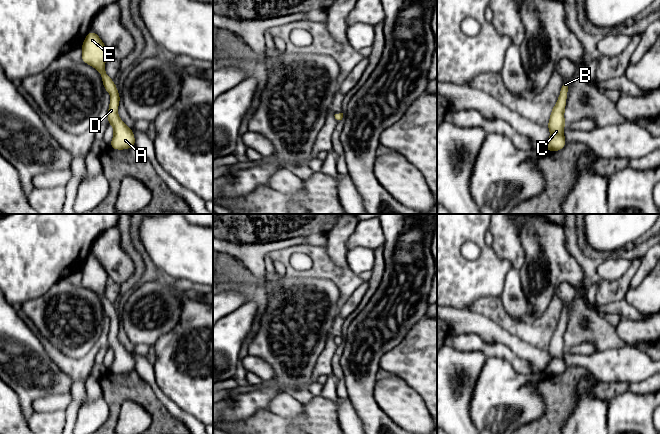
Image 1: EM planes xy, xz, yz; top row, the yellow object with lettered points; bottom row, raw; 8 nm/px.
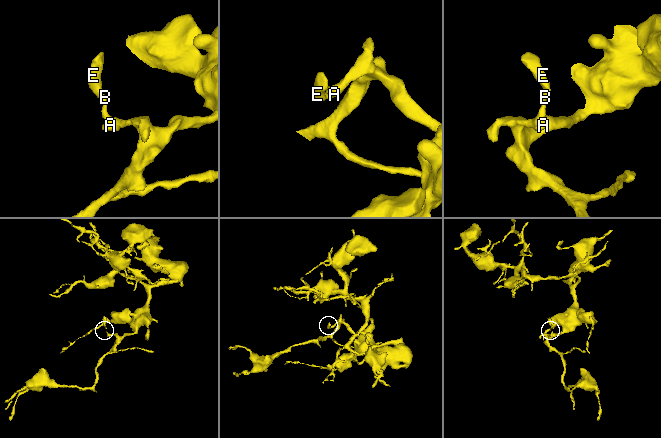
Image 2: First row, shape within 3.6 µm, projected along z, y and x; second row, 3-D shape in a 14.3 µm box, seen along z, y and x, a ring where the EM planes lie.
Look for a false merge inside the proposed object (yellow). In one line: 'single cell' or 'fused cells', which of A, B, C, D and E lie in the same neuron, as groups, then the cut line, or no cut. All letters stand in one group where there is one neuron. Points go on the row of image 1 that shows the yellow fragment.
single cell; A B C D E; no cut

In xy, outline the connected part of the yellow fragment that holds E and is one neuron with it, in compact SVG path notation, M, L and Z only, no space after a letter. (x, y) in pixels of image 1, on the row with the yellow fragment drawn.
M89 31L81 49L81 60L100 72L105 90L112 95L108 109L108 124L114 127L114 137L109 146L116 150L136 146L133 130L126 126L117 114L121 98L113 80L105 73L105 61L108 54L105 45L95 32Z

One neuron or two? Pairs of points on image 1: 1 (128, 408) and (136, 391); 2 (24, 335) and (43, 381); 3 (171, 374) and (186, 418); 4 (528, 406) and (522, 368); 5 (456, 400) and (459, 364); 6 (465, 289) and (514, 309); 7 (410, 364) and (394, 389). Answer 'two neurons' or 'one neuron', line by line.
1: two neurons
2: one neuron
3: two neurons
4: two neurons
5: one neuron
6: two neurons
7: two neurons

